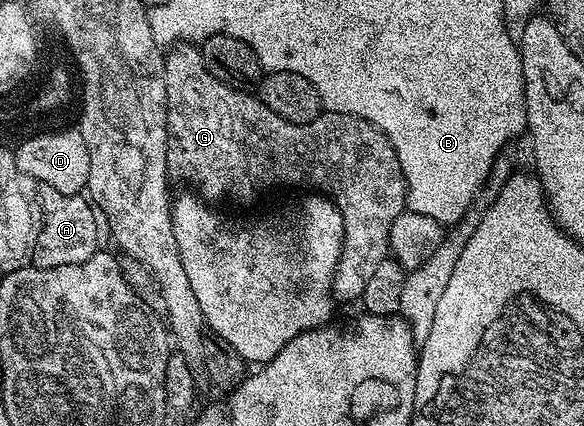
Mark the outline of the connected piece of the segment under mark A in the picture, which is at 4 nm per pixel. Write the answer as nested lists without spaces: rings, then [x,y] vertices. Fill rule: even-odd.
[[[39,185],[38,199],[42,205],[42,231],[34,249],[32,265],[41,270],[60,268],[64,264],[80,264],[99,253],[100,218],[95,207],[82,194],[65,194],[56,192],[51,186]]]

